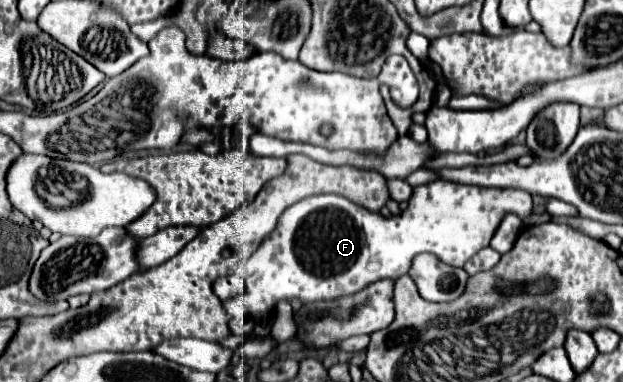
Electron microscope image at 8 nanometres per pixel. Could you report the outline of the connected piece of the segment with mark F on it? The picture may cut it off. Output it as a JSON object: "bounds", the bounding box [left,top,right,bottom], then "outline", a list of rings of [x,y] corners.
{"bounds":[238,179,532,325],"outline":[[[444,179],[414,187],[414,199],[410,199],[402,215],[390,219],[378,219],[378,213],[360,207],[342,195],[312,195],[294,203],[286,213],[282,213],[278,227],[248,259],[246,293],[238,295],[238,301],[242,301],[242,305],[248,309],[250,321],[256,325],[266,325],[274,317],[280,301],[290,303],[300,299],[302,303],[316,303],[354,295],[380,279],[402,277],[410,271],[414,257],[420,253],[432,253],[446,265],[464,267],[464,263],[470,261],[482,247],[490,245],[490,239],[506,213],[516,213],[520,219],[524,219],[530,215],[532,206],[532,197],[526,191],[462,185]]]}

